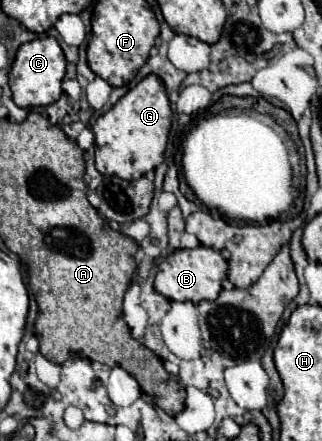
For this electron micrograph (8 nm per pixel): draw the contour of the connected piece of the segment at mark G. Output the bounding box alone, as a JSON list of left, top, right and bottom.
[92,75,172,181]

